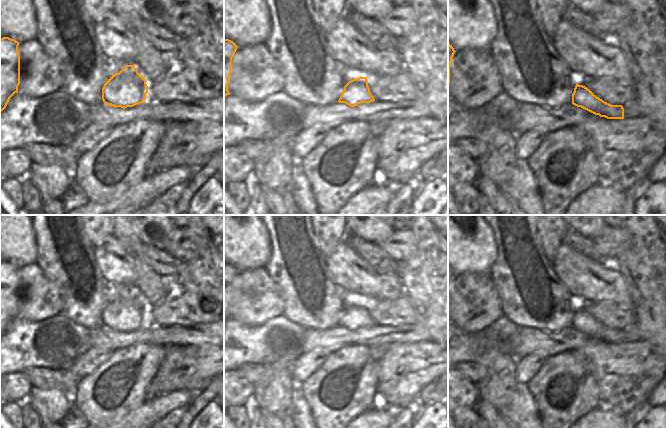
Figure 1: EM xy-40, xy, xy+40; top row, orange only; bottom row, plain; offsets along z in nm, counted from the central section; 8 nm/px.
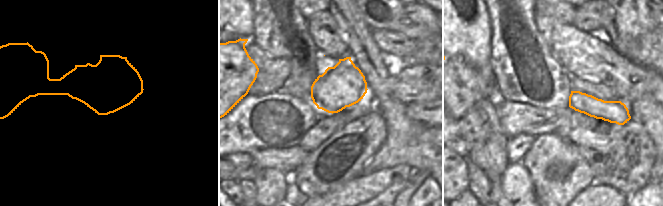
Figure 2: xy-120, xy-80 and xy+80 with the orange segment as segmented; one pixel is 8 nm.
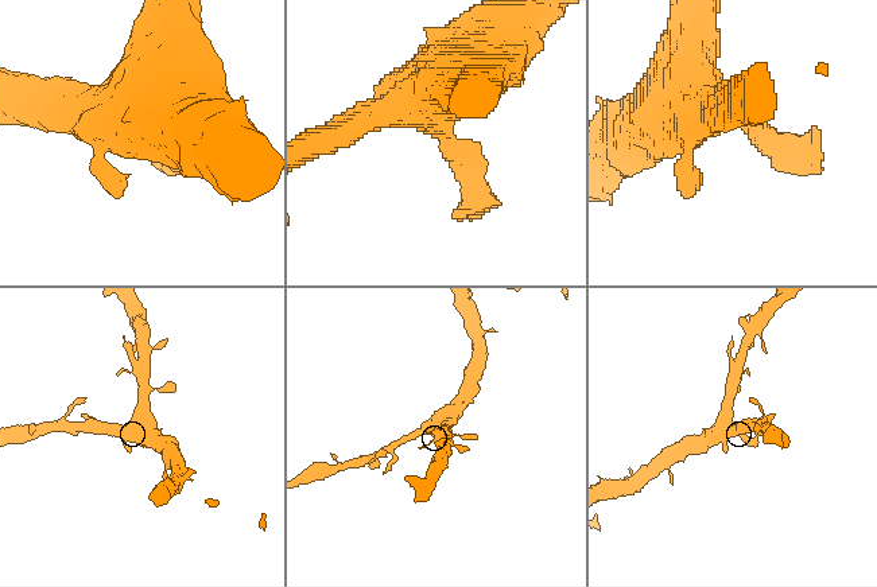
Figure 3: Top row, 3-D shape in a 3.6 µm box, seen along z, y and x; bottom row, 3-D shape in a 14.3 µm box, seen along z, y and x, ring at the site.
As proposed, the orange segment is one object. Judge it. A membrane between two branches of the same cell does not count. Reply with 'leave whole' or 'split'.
leave whole

